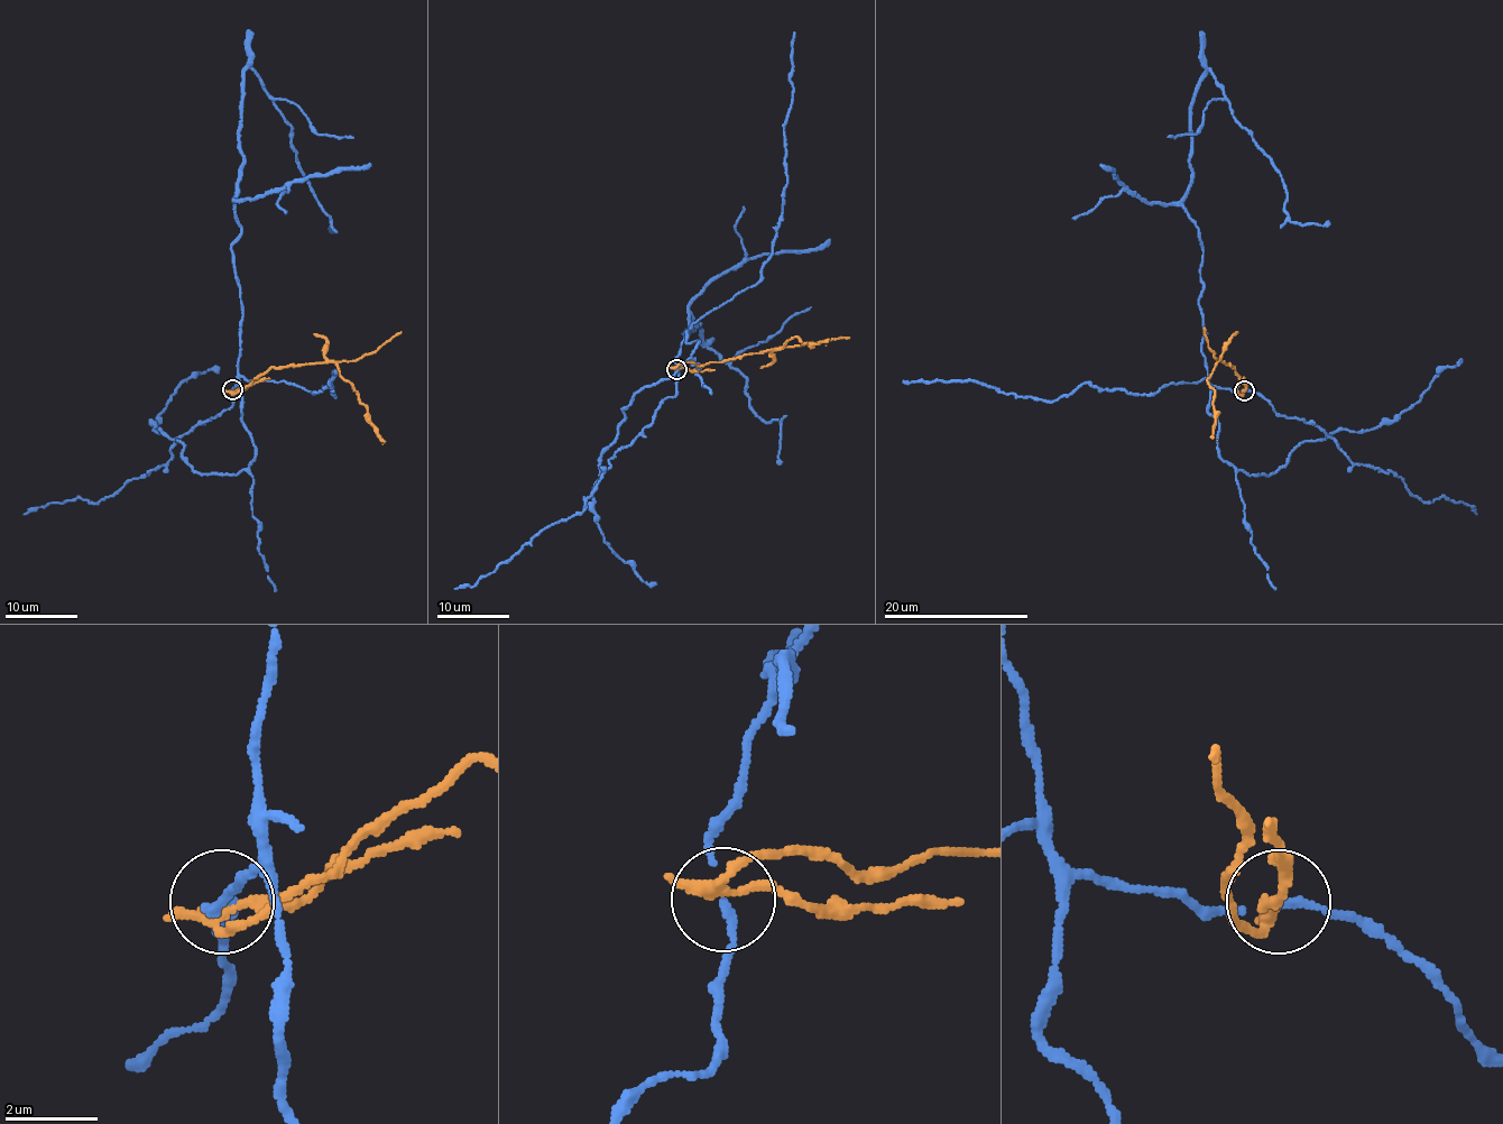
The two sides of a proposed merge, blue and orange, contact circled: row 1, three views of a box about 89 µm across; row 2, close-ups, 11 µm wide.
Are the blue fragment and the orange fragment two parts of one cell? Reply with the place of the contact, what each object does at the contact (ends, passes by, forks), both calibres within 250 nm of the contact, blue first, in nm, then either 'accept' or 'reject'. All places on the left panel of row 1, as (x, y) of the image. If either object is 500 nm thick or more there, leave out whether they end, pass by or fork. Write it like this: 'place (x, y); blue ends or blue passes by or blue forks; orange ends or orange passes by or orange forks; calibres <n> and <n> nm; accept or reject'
place (232, 389); blue passes by; orange passes by; calibres 120 and 240 nm; reject

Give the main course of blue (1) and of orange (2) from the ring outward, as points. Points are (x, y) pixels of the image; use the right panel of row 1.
1: (1244, 389), (1213, 386), (1202, 353), (1202, 245), (1182, 203), (1207, 68), (1279, 173), (1288, 218), (1329, 221)
2: (1244, 392), (1235, 366), (1218, 360), (1207, 379), (1214, 390), (1213, 438), (1216, 440)

